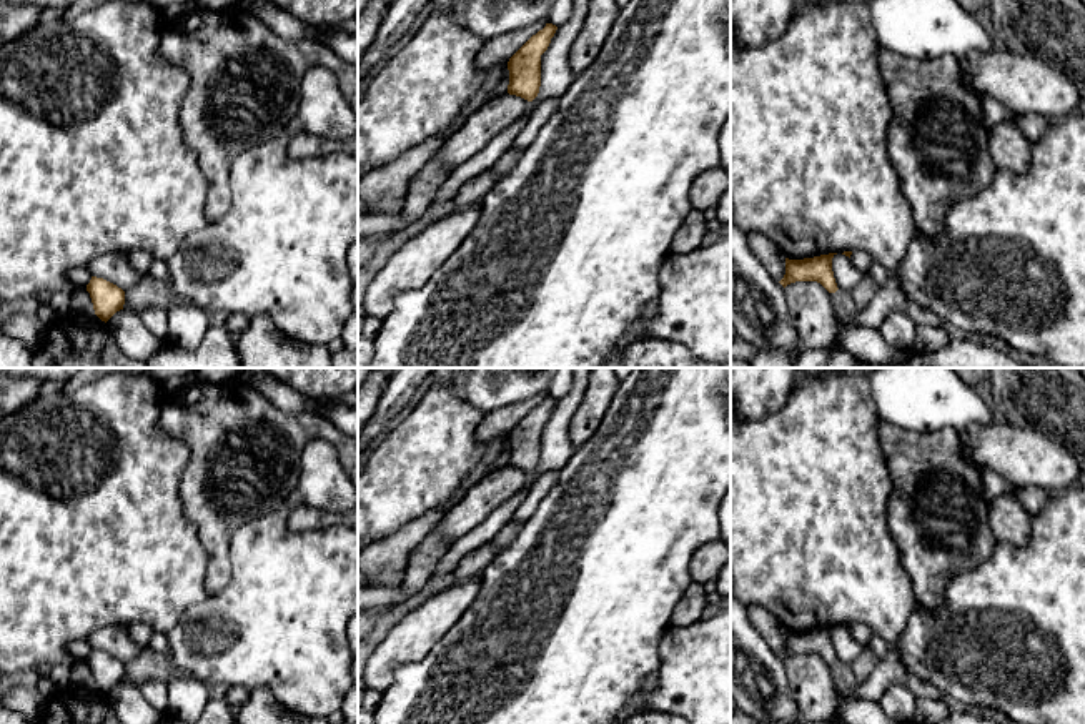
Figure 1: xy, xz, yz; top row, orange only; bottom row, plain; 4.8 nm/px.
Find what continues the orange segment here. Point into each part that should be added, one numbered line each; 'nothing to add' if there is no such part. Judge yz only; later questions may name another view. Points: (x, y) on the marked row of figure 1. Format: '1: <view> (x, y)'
1: yz (861, 260)

